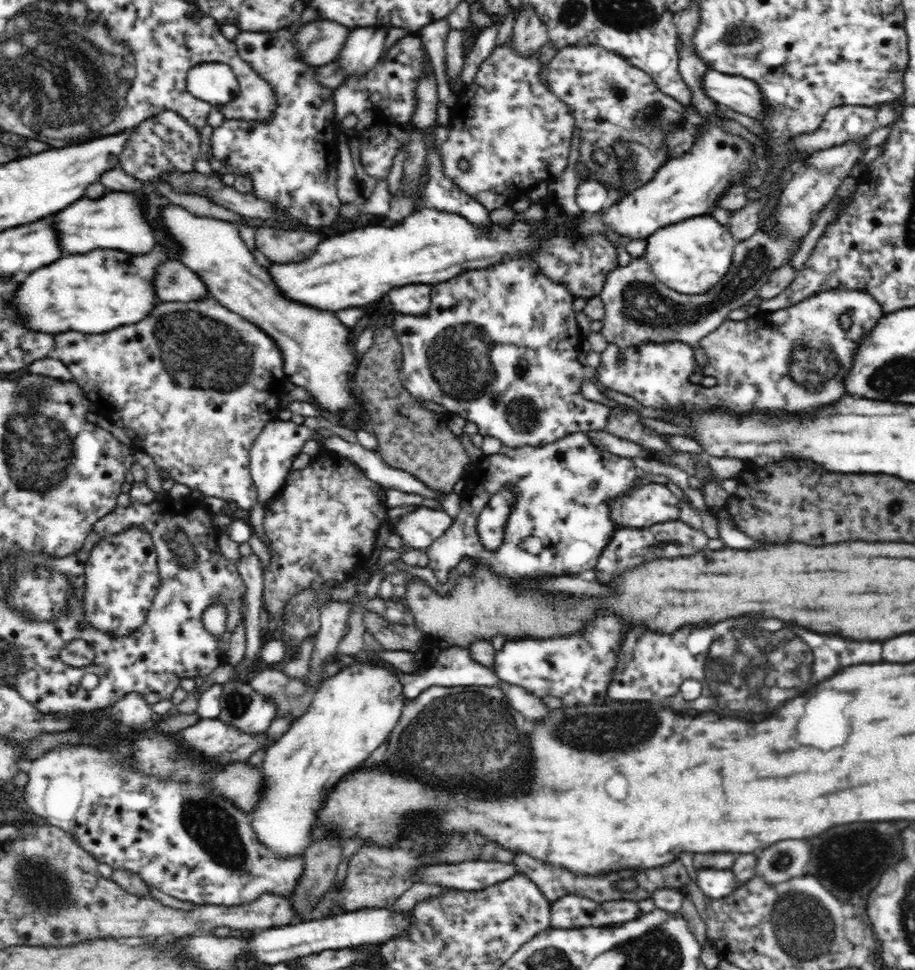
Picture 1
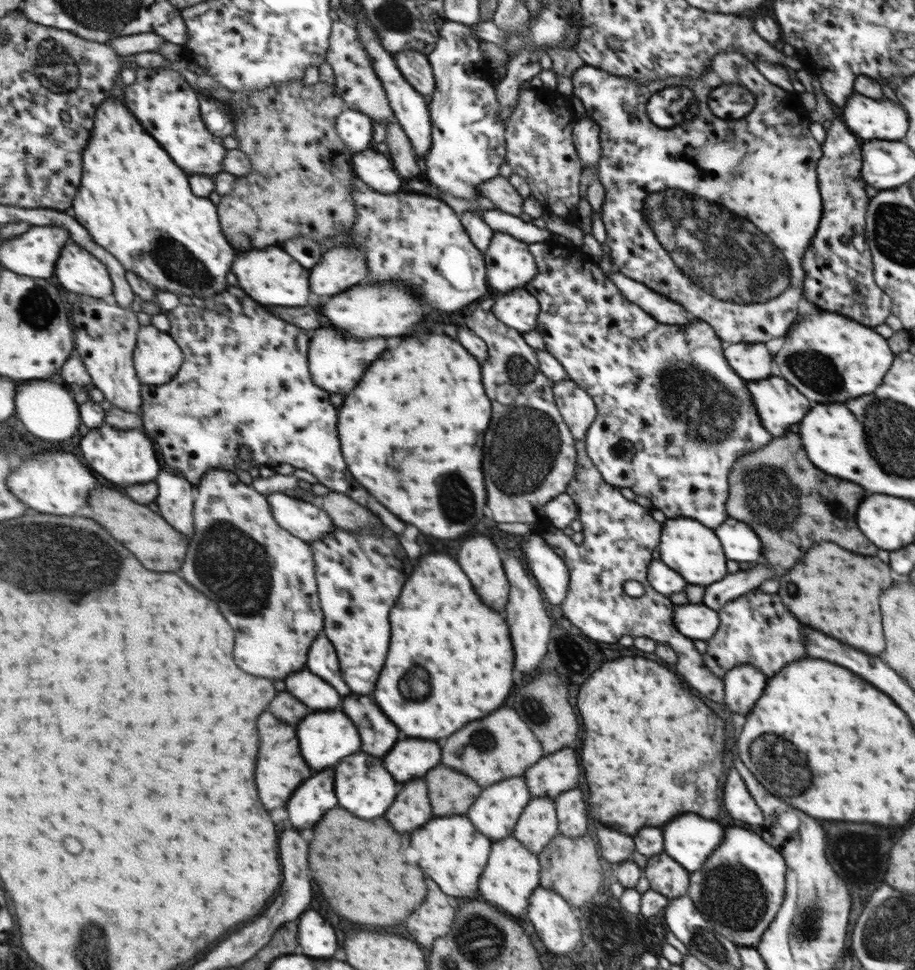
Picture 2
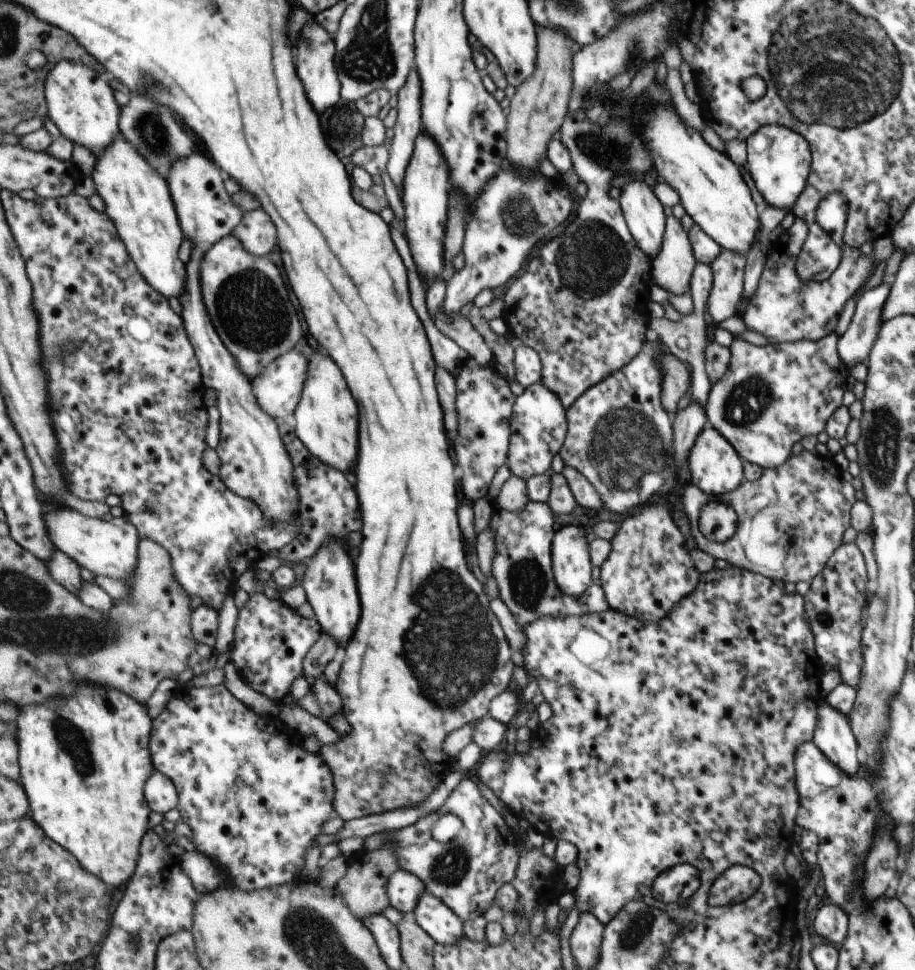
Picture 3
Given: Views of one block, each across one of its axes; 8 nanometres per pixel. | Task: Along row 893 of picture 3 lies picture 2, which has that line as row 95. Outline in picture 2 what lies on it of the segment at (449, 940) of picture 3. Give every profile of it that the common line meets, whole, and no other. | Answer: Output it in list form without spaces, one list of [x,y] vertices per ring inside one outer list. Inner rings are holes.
[[[399,50],[393,54],[397,62],[397,70],[413,84],[417,92],[421,92],[425,98],[429,98],[435,92],[435,78],[433,78],[433,68],[429,64],[427,54],[417,52],[417,50]]]

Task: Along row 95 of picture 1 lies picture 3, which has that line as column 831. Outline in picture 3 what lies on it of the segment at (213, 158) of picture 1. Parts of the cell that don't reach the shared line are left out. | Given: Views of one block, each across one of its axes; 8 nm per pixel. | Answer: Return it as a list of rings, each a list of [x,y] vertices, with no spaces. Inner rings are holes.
[[[795,218],[791,228],[783,230],[783,234],[779,234],[773,242],[769,242],[769,250],[765,254],[767,260],[759,278],[757,292],[749,298],[749,304],[741,314],[745,328],[767,338],[769,346],[791,344],[791,342],[817,342],[833,334],[841,306],[869,278],[875,266],[871,256],[861,254],[861,250],[845,248],[839,268],[827,280],[807,282],[797,274],[795,268],[807,232],[809,230],[805,220]]]

